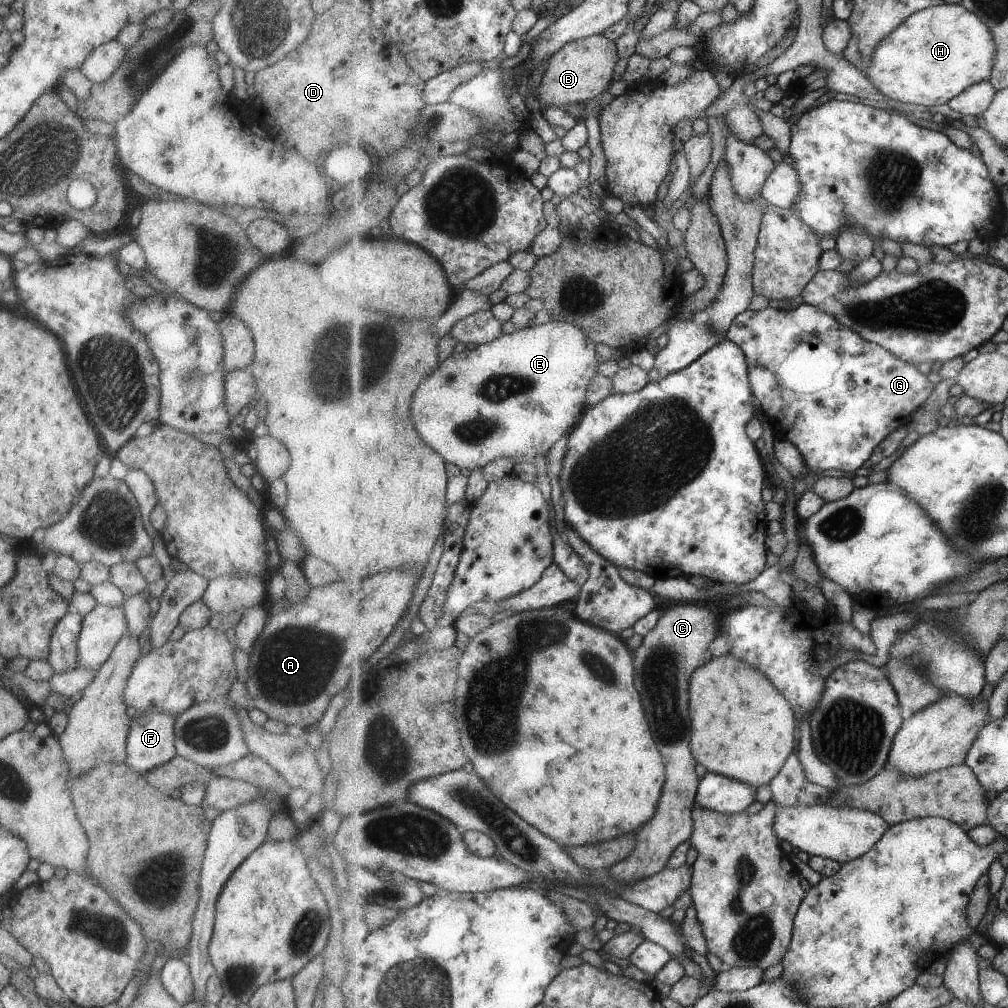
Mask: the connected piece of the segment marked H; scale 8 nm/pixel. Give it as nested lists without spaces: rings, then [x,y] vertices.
[[[944,3],[928,7],[914,13],[901,27],[888,35],[876,47],[866,75],[876,90],[879,90],[889,101],[900,101],[917,106],[943,107],[968,90],[972,85],[990,79],[996,58],[997,48],[994,37],[985,22],[964,8],[961,3]]]

